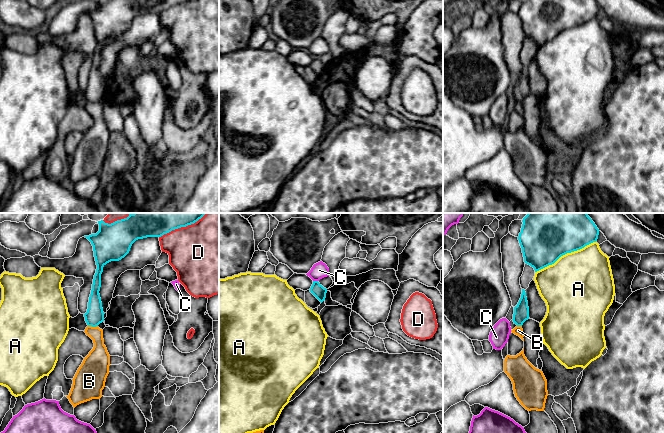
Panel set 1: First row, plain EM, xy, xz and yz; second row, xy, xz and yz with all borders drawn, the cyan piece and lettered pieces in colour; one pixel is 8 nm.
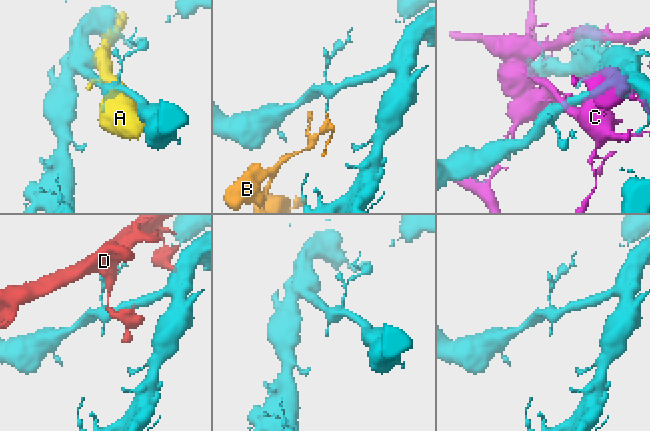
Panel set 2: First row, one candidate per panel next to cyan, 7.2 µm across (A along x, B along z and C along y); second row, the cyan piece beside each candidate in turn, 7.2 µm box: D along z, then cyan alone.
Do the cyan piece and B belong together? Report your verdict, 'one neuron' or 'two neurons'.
two neurons

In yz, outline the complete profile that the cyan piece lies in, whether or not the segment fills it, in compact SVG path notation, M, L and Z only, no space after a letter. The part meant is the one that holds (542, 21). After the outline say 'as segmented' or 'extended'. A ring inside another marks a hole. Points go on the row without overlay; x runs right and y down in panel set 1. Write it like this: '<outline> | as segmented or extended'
M522 0L518 16L524 38L535 48L554 40L561 32L596 18L599 5L595 0Z | as segmented

